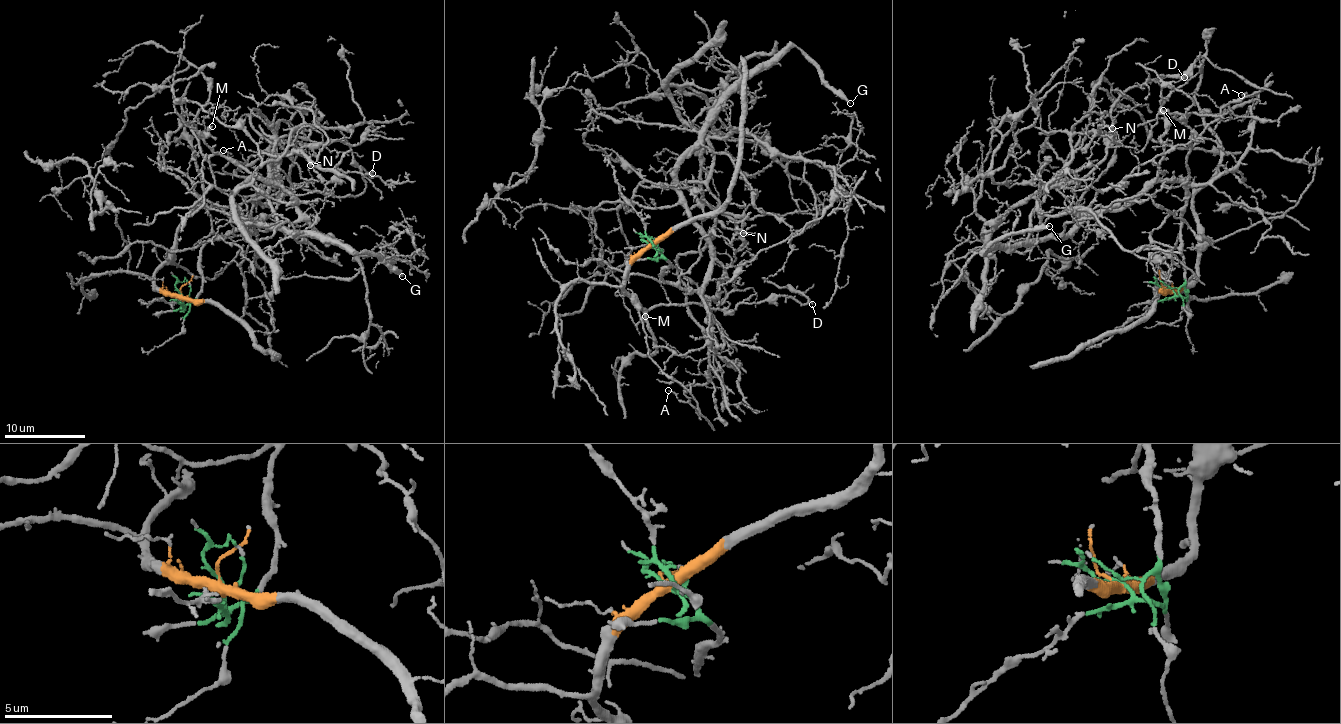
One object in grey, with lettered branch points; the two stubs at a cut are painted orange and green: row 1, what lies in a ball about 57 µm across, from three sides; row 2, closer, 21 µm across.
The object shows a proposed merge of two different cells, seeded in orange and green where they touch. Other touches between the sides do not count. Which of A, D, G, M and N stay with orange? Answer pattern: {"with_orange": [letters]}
{"with_orange": ["D"]}

